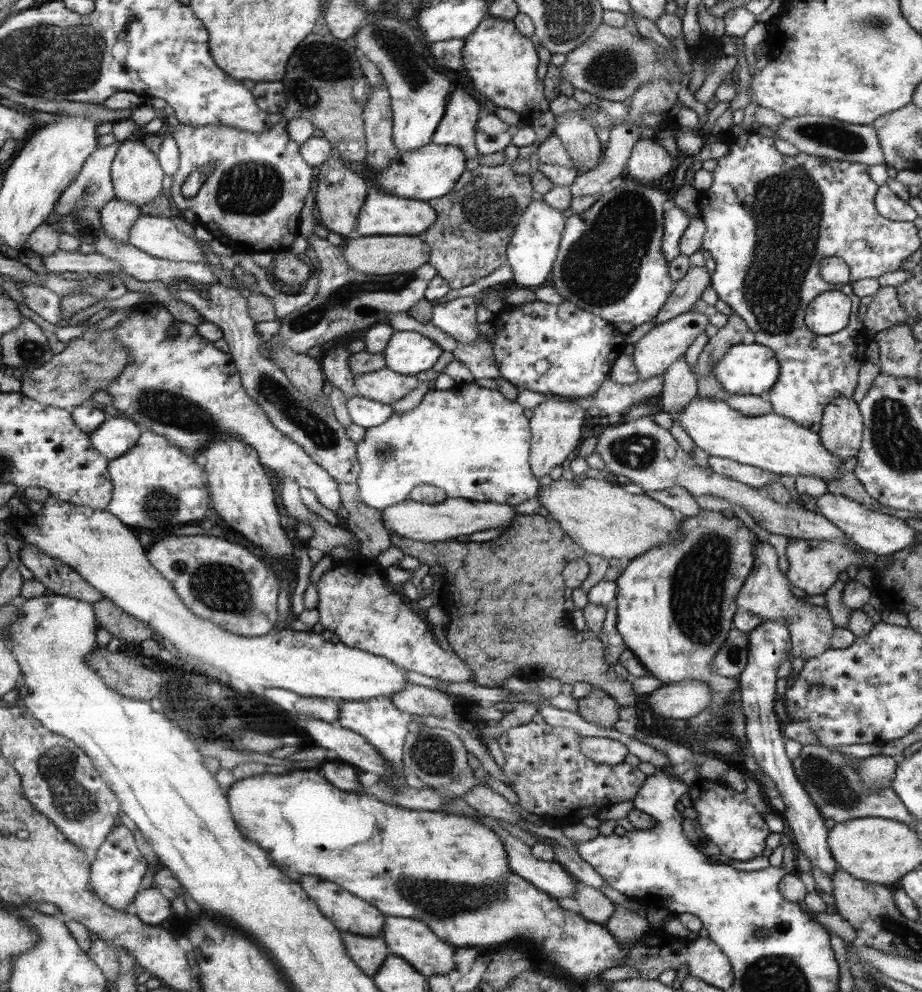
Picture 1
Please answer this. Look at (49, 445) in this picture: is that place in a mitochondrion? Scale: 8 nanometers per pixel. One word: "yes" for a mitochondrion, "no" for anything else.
no

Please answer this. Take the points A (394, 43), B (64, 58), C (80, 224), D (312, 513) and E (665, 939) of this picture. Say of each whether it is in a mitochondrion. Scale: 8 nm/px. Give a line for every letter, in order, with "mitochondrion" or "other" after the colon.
A: mitochondrion
B: mitochondrion
C: mitochondrion
D: other
E: other

